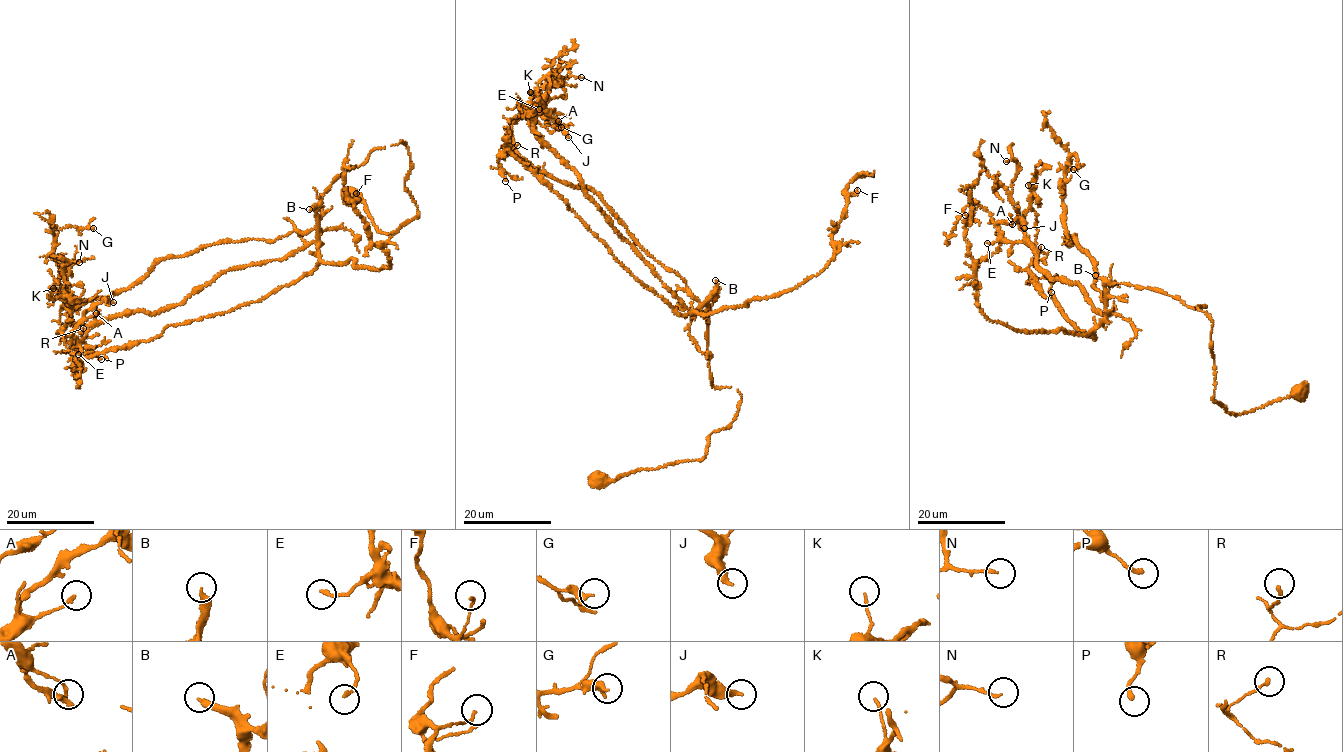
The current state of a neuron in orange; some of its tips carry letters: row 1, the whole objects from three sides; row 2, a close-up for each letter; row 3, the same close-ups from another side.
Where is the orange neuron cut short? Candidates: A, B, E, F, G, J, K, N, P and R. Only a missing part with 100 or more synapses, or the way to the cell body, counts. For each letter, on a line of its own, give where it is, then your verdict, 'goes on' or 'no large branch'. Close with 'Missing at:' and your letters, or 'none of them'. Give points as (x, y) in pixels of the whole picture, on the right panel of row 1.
A: at (1012, 224); no large branch
B: at (1095, 275); goes on
E: at (987, 243); no large branch
F: at (965, 215); no large branch
G: at (1073, 169); no large branch
J: at (1024, 228); no large branch
K: at (1028, 185); no large branch
N: at (1006, 161); no large branch
P: at (1051, 292); no large branch
R: at (1041, 247); no large branch
Missing at: B

